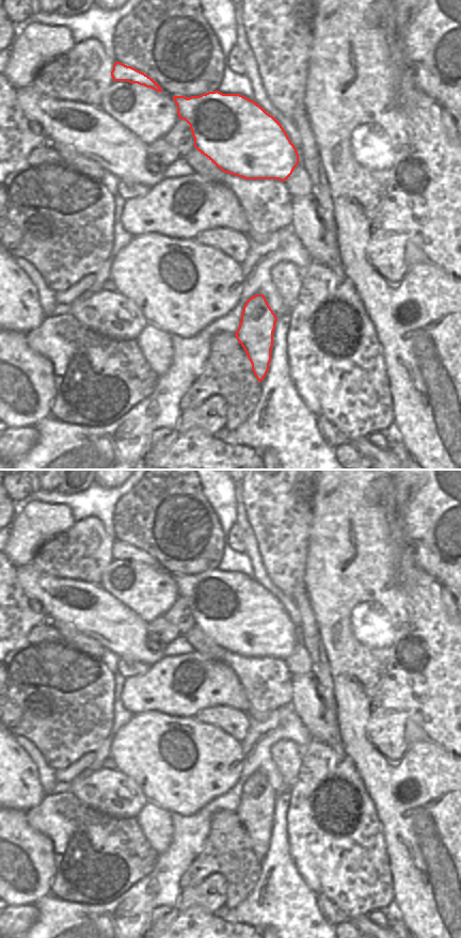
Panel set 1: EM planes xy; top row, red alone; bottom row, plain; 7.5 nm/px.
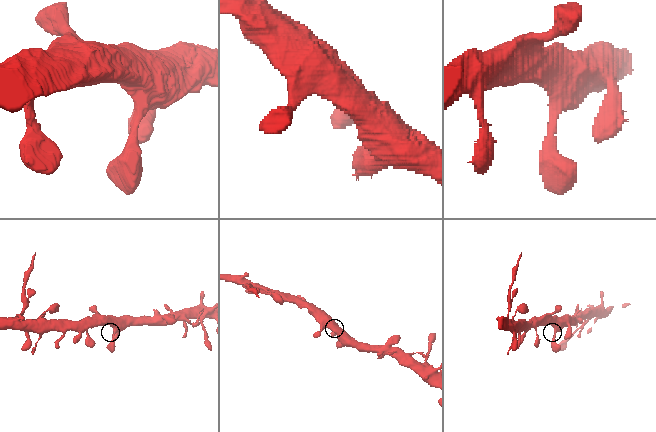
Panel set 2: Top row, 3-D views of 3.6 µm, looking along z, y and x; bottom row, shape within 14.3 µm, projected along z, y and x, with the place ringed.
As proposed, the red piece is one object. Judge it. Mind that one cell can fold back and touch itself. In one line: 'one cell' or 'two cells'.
one cell

